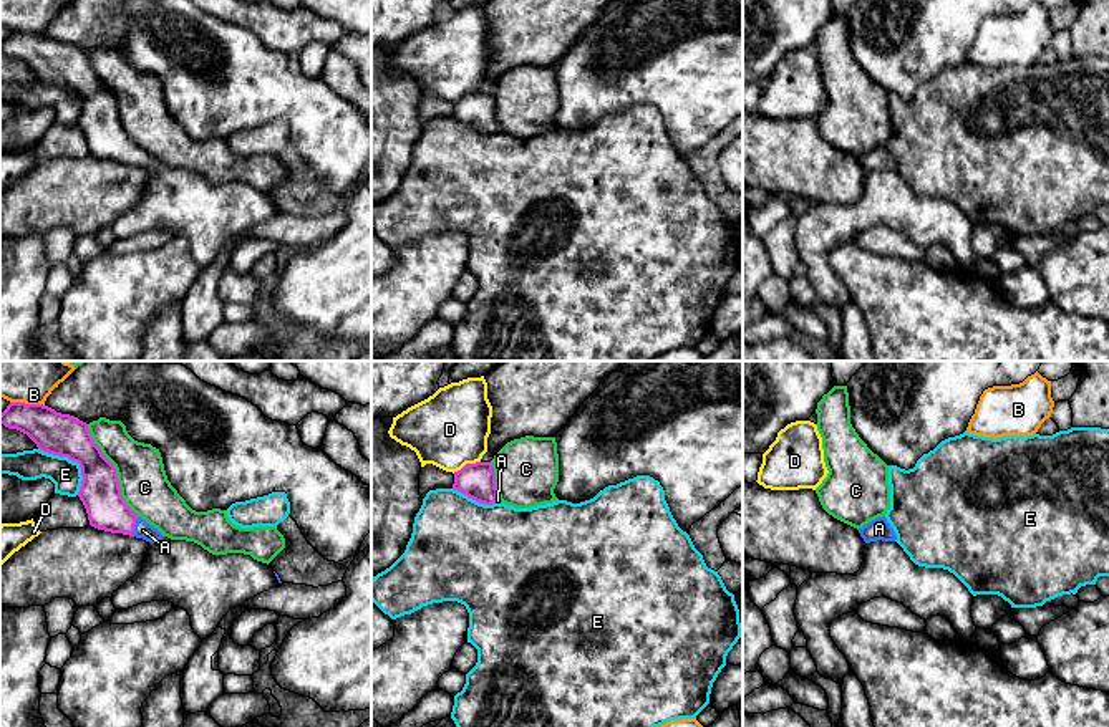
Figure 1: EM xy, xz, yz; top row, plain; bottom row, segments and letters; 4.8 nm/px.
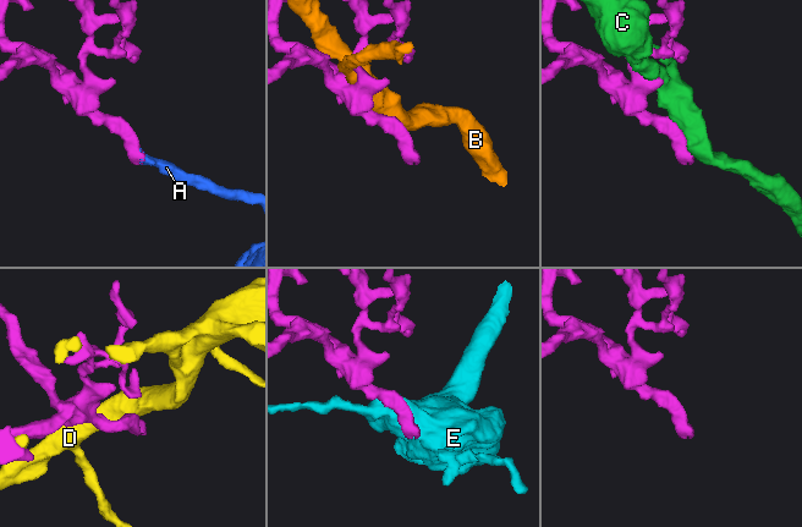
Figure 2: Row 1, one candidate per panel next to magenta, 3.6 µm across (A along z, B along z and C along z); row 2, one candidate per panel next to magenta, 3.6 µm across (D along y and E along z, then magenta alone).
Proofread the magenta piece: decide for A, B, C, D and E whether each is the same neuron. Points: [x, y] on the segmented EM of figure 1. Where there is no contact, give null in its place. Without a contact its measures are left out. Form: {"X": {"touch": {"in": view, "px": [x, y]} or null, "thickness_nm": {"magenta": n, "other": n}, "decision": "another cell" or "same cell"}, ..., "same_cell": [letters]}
{"A": {"touch": {"in": "xy", "px": [133, 527]}, "thickness_nm": {"magenta": 200, "other": 80}, "decision": "same cell"}, "B": {"touch": {"in": "xy", "px": [27, 404]}, "thickness_nm": {"magenta": 200, "other": 400}, "decision": "another cell"}, "C": {"touch": {"in": "xy", "px": [115, 471]}, "thickness_nm": {"magenta": 200, "other": 240}, "decision": "another cell"}, "D": {"touch": {"in": "xz", "px": [466, 464]}, "thickness_nm": {"magenta": 170, "other": 380}, "decision": "another cell"}, "E": {"touch": {"in": "xy", "px": [73, 461]}, "thickness_nm": {"magenta": 200, "other": 150}, "decision": "another cell"}, "same_cell": ["A"]}

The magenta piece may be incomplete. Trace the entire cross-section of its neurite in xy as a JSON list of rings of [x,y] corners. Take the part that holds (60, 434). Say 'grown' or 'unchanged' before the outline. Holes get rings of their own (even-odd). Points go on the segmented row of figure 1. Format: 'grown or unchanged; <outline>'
grown; [[[10,402],[0,414],[0,424],[27,434],[43,452],[80,464],[83,480],[78,497],[91,527],[149,543],[162,538],[126,505],[116,469],[94,444],[86,422],[43,404]]]

